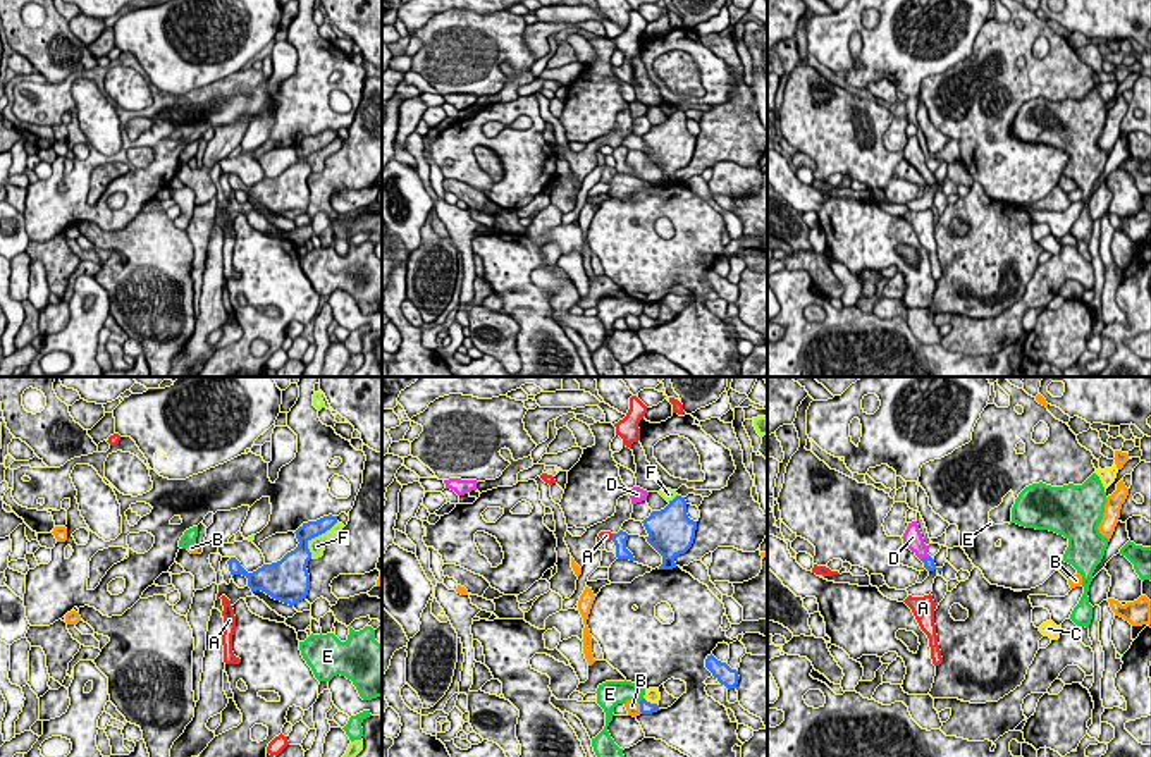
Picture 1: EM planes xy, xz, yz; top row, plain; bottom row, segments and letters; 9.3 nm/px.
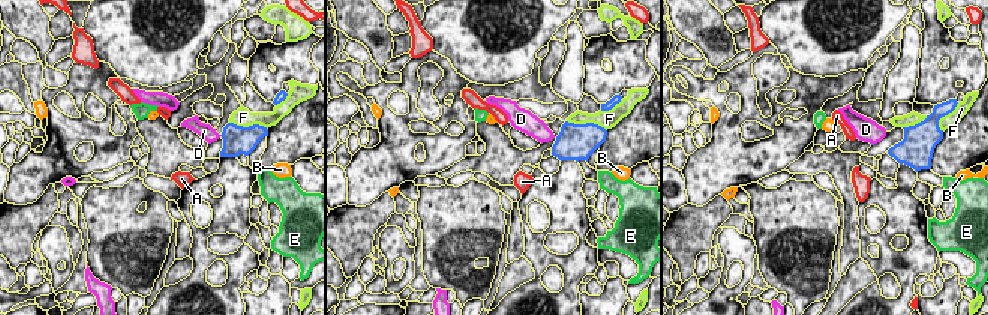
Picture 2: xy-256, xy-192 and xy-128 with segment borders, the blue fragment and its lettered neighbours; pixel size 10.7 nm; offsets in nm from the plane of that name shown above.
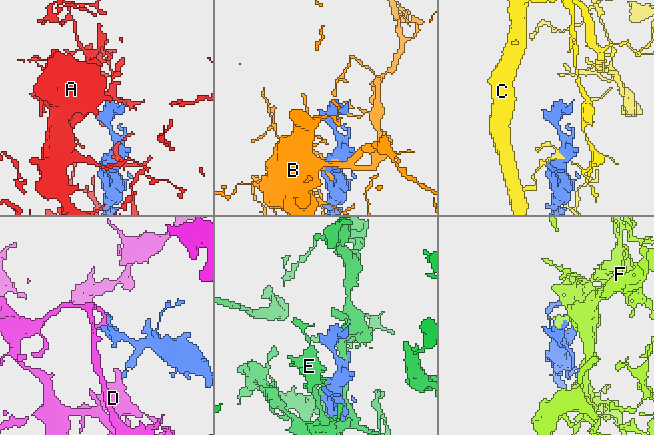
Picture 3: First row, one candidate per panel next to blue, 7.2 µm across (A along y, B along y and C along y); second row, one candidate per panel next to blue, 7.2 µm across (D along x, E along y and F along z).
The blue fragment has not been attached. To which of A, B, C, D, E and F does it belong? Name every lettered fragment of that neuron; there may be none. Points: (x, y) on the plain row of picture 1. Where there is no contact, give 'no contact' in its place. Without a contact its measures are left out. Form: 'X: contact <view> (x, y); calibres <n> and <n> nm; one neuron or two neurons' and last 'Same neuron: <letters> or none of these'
A: contact xz (613, 152); calibres 130 and 100 nm; two neurons
B: contact xz (640, 322); calibres 130 and 130 nm; two neurons
C: contact xz (649, 317); calibres 130 and 140 nm; two neurons
D: contact yz (924, 172); calibres 100 and 190 nm; one neuron
E: contact xz (640, 315); calibres 130 and 220 nm; two neurons
F: contact xy (315, 150); calibres 180 and 160 nm; two neurons
Same neuron: D

